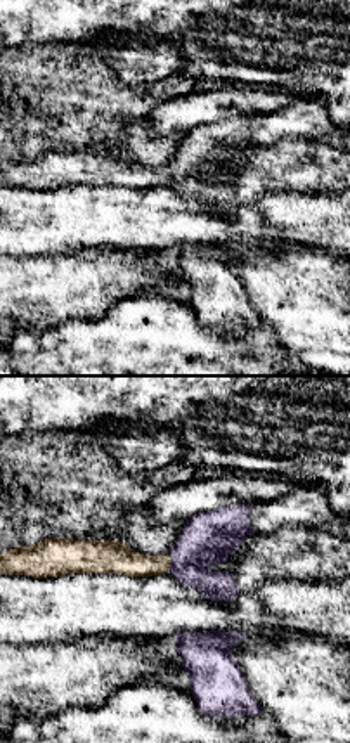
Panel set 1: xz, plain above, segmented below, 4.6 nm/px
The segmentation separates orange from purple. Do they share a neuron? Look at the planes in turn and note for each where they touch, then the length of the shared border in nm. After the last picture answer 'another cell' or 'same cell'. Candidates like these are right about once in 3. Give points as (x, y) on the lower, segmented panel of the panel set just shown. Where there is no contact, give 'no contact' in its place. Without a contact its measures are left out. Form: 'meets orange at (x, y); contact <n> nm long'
meets orange at (170, 563); contact 100 nm long

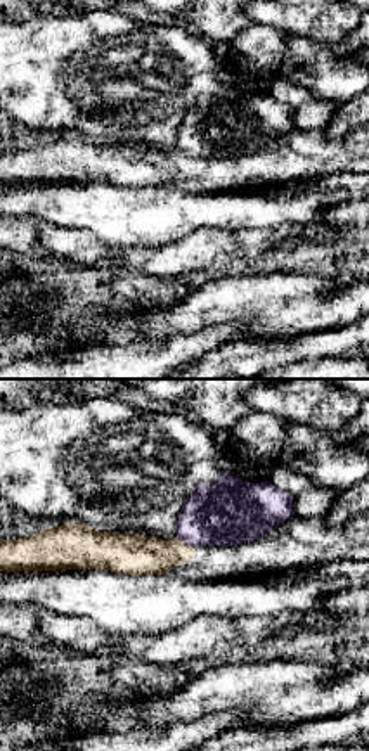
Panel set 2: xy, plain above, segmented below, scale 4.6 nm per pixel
meets orange at (184, 542); contact 80 nm long

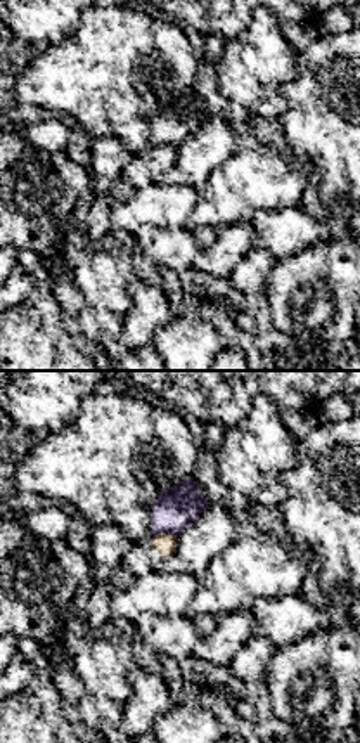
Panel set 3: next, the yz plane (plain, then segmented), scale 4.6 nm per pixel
meets orange at (165, 534); contact 100 nm long

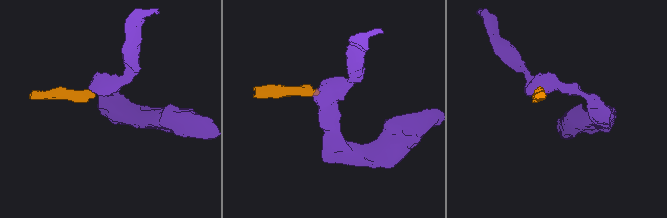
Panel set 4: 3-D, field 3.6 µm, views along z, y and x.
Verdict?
another cell

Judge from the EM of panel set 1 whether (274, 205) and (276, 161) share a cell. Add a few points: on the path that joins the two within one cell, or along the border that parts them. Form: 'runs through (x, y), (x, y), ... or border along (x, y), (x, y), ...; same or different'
border along (316, 193), (265, 193), (253, 203); different

